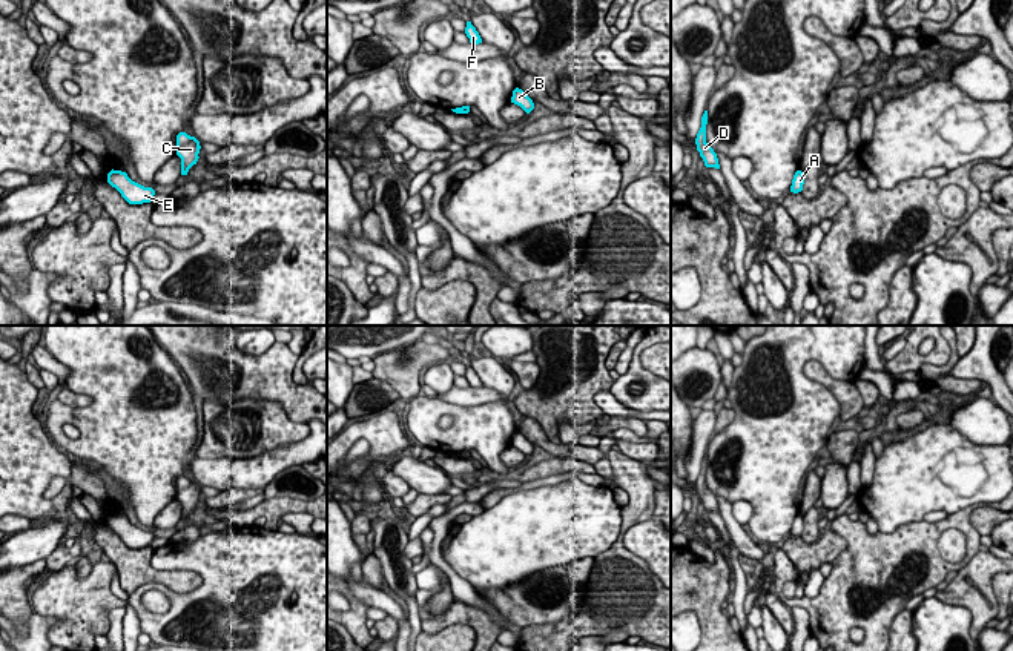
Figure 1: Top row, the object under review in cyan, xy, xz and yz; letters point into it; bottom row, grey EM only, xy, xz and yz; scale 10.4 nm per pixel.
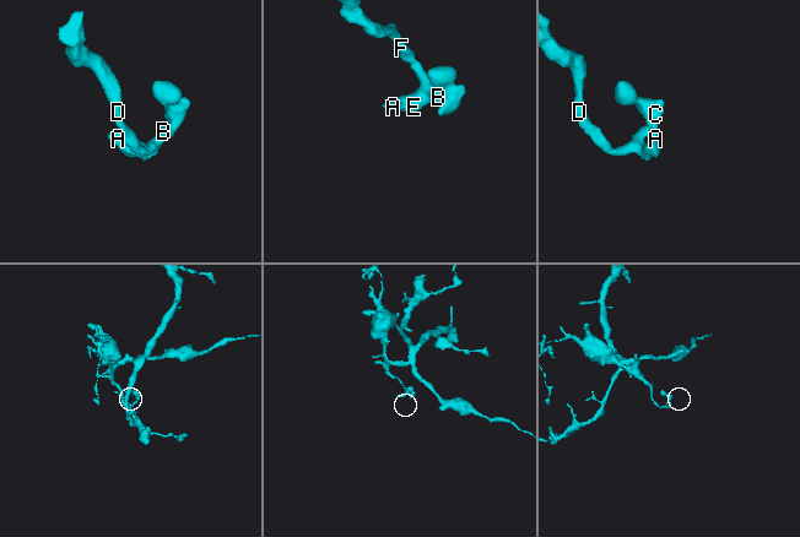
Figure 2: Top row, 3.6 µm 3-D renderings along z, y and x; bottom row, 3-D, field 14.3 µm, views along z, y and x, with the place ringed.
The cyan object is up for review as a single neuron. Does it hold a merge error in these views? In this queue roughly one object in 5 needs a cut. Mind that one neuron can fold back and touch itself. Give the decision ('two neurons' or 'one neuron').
one neuron

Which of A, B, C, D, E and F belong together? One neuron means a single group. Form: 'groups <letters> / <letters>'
groups A B C D E F

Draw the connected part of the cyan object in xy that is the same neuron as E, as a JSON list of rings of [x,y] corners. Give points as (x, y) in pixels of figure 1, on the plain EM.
[[[111,514],[107,527],[115,531],[129,548],[150,547],[155,534],[132,525],[126,516]]]

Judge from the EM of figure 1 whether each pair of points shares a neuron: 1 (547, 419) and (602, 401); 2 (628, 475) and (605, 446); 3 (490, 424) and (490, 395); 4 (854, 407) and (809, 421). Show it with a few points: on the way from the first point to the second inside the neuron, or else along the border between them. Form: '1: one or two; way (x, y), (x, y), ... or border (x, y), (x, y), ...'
1: two; border (608, 389), (594, 396), (594, 403), (605, 413)
2: two; border (596, 447), (605, 453), (614, 447)
3: two; border (502, 396), (473, 406), (455, 406)
4: two; border (818, 381), (835, 398), (840, 415)

